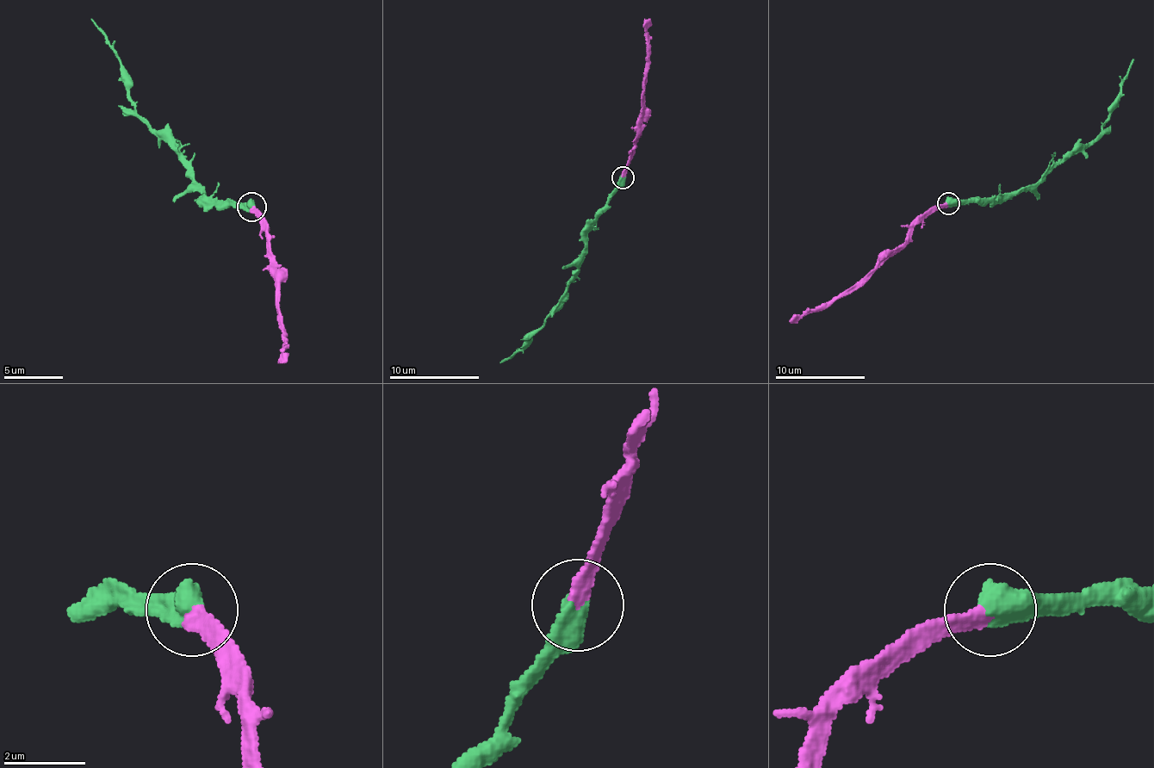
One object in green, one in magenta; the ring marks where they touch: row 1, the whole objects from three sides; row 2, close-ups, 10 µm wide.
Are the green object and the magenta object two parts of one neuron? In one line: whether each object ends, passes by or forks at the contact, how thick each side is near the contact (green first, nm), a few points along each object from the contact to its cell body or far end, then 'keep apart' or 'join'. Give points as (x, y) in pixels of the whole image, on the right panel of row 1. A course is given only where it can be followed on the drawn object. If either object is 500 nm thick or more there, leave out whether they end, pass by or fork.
calibres 650 and 320 nm; course green (948, 204), (991, 201), (1005, 192), (1019, 192), (1036, 186), (1057, 165), (1076, 154), (1101, 132), (1133, 59); course magenta (948, 204), (933, 208), (903, 242), (852, 287), (820, 309), (796, 314), (789, 320); join

